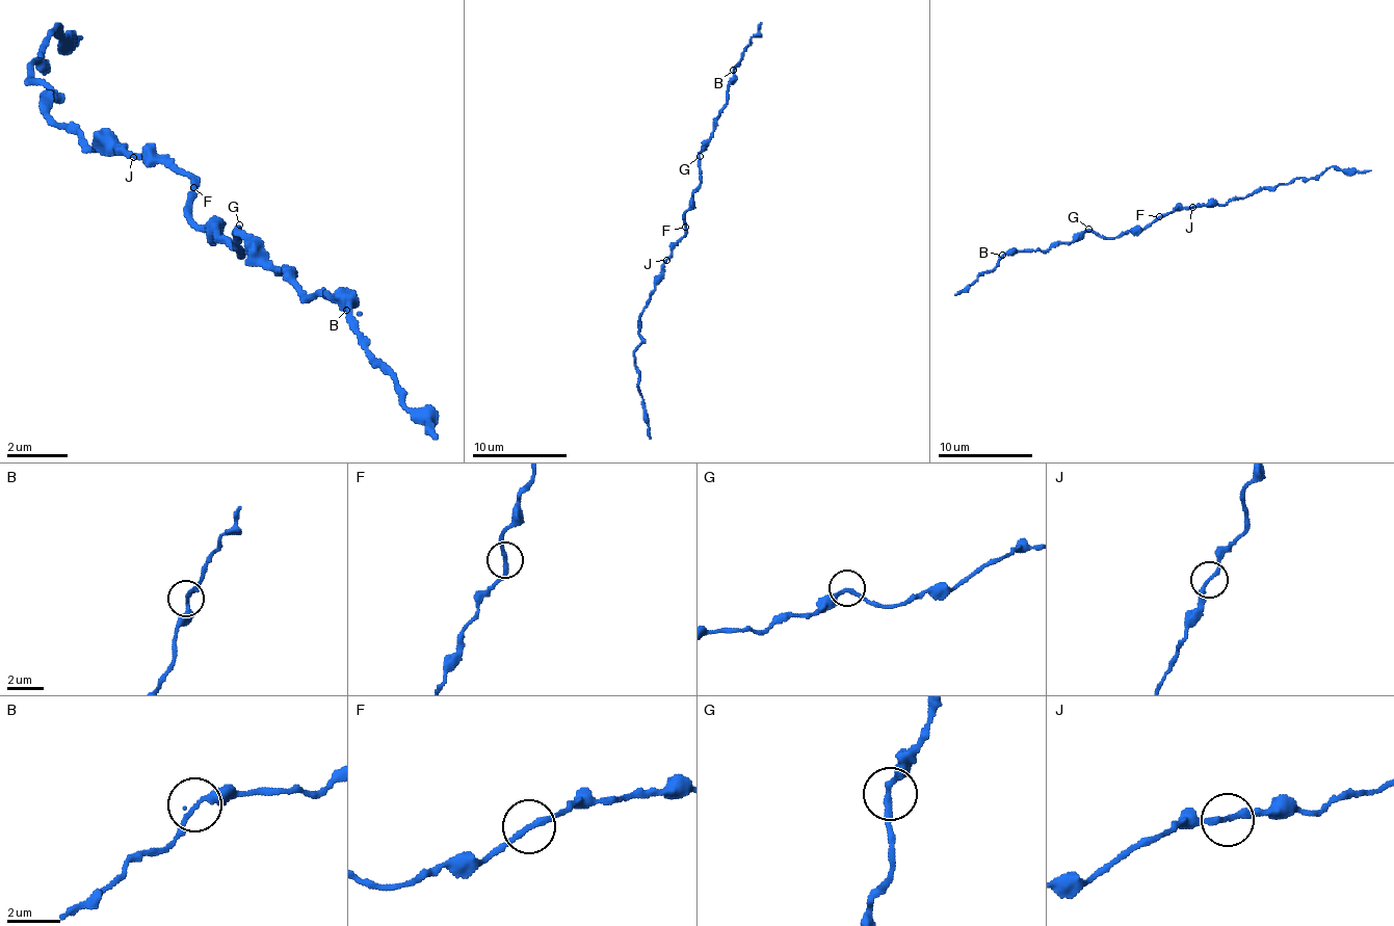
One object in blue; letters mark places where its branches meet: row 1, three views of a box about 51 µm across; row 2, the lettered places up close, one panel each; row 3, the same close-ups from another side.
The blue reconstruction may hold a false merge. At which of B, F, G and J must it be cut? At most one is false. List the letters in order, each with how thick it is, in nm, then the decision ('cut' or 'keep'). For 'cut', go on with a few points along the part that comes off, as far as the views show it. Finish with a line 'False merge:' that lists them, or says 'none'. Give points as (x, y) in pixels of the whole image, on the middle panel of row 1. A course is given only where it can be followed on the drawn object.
B: calibre 220 nm; cut; course (732, 69), (761, 22)
F: calibre 220 nm; keep
G: calibre 220 nm; keep
J: calibre 220 nm; keep
False merge: B

